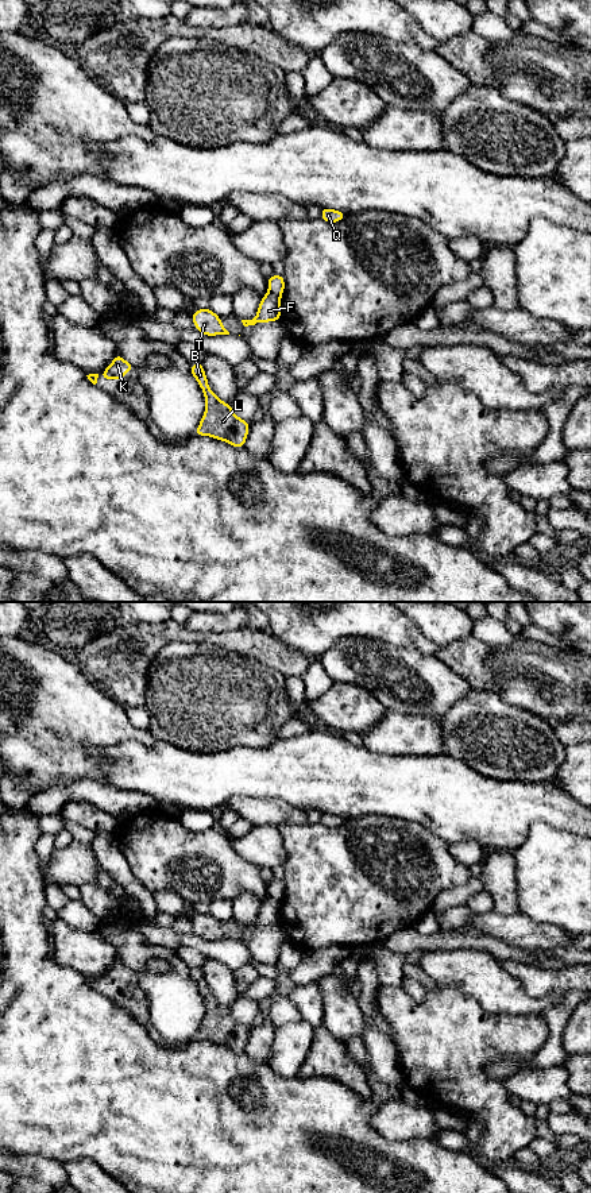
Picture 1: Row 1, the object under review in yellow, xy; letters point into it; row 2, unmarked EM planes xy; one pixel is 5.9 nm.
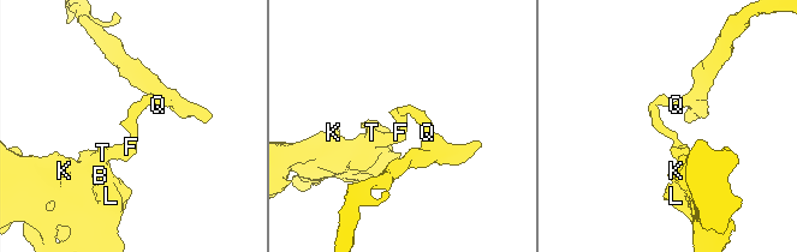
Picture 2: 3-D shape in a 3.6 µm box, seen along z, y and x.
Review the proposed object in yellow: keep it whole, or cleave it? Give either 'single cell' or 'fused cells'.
fused cells

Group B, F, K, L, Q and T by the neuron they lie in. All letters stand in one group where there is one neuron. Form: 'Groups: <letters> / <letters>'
Groups: B F K L T / Q

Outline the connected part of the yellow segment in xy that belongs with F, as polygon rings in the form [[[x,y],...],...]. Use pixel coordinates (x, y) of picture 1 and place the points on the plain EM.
[[[269,896],[262,901],[256,922],[254,924],[242,924],[242,927],[244,931],[248,931],[258,927],[269,927],[277,924],[281,924],[281,900]]]

